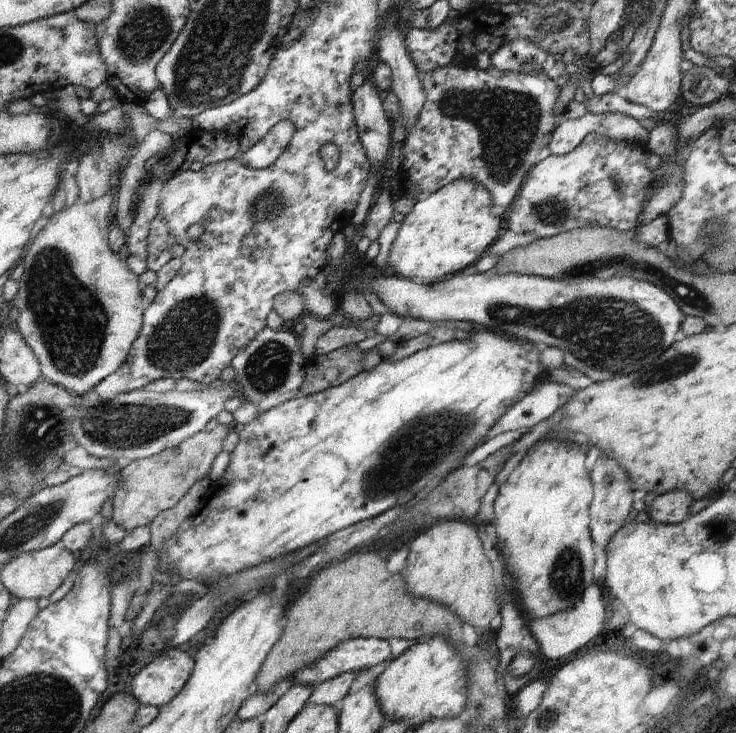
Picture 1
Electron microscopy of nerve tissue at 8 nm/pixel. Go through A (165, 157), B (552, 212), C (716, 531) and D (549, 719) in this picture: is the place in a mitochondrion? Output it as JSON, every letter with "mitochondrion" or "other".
{"A":"other","B":"mitochondrion","C":"mitochondrion","D":"mitochondrion"}

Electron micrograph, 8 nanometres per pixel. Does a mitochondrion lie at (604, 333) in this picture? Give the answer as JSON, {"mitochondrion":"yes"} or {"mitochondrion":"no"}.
{"mitochondrion":"yes"}

